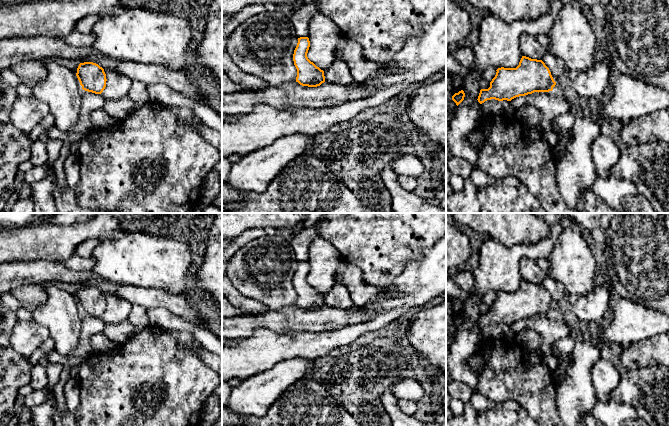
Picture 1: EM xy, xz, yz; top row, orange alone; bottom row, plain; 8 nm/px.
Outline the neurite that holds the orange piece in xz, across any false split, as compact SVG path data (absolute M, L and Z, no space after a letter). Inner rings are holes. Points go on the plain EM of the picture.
M308 261L298 262L293 278L294 289L297 293L296 306L302 310L317 311L325 306L324 295L308 283L309 271Z

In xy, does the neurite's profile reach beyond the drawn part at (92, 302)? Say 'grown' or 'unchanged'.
unchanged

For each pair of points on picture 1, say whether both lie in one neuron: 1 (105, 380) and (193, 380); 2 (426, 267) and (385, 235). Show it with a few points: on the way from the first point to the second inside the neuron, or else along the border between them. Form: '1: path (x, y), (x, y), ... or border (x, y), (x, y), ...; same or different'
1: path (127, 380), (171, 380); same
2: border (434, 244), (398, 274); different

